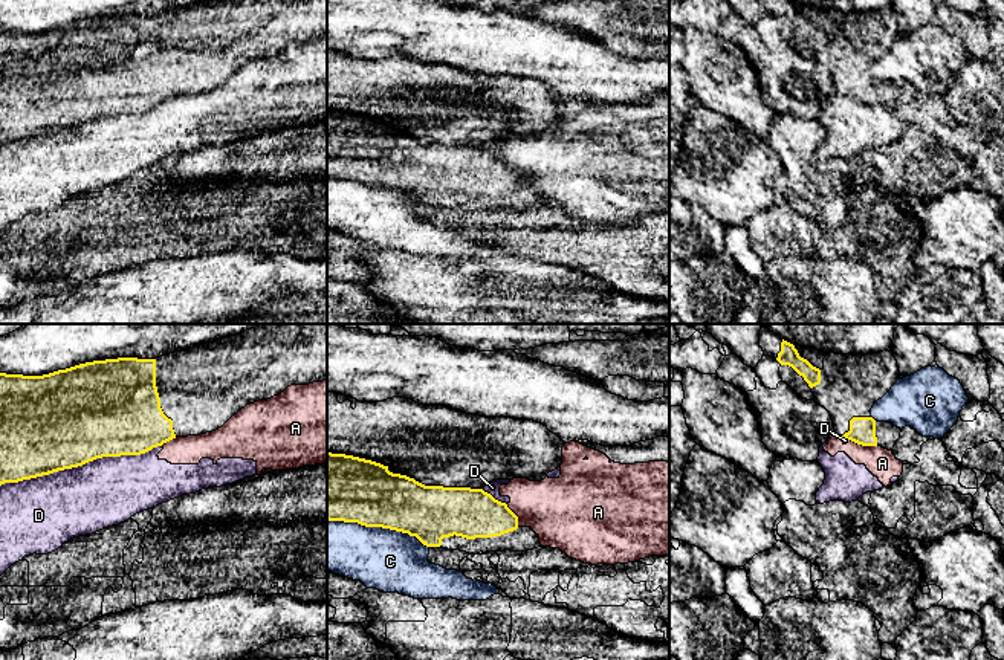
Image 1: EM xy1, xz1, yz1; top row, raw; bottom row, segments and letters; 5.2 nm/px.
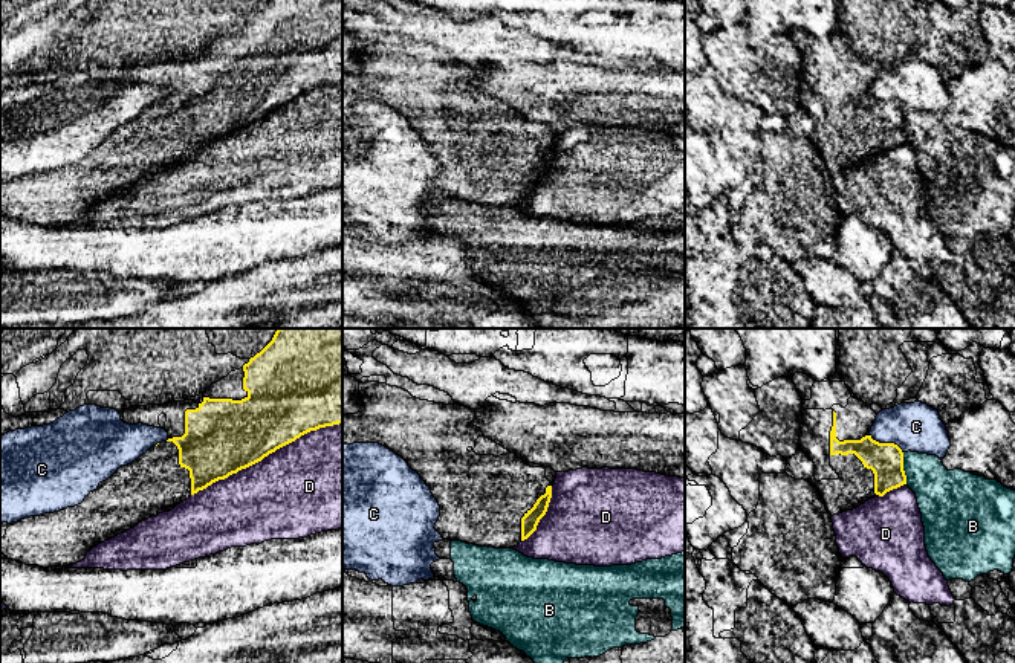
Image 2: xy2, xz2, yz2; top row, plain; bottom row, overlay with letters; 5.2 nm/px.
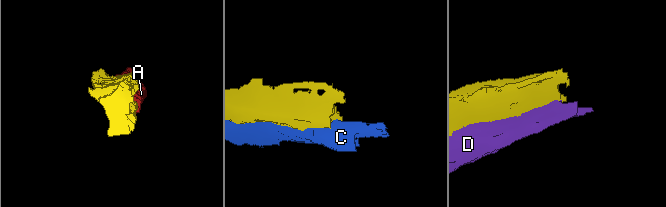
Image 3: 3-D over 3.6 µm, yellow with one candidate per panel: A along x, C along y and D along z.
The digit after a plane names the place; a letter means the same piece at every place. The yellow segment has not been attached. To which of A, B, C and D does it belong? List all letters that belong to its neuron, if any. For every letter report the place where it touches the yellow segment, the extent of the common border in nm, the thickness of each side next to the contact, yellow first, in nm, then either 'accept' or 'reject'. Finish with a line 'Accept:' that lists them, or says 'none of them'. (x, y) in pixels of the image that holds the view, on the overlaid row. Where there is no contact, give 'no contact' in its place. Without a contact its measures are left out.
A: yz1 (864, 445) | 160 nm | 140/160 nm | reject
B: yz2 (902, 468) | 170 nm | 180/260 nm | reject
C: xz1 (378, 526) | 550 nm | 340/320 nm | reject
D: xy1 (80, 465) | 900 nm | 500/360 nm | reject
Accept: none of them

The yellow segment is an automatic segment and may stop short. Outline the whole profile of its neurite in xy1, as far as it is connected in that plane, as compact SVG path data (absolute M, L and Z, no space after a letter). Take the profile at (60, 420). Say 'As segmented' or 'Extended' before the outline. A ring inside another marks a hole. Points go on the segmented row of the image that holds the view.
Extended. M263 324L156 359L93 361L43 376L0 373L0 486L102 457L141 455L176 437L212 432L249 403L278 396L290 385L322 380L327 380L327 324Z

